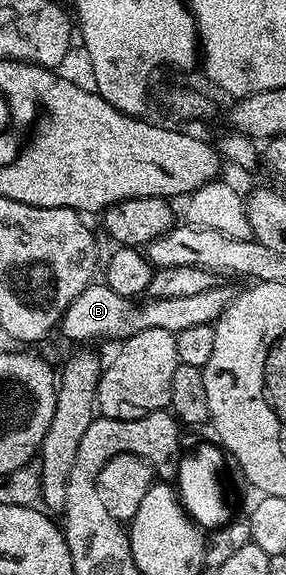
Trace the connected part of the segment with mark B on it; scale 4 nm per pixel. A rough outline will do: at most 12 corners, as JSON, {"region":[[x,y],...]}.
{"region":[[94,281],[67,305],[63,338],[124,341],[145,329],[212,325],[233,300],[218,285],[138,301]]}

